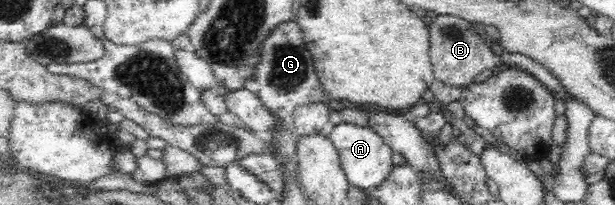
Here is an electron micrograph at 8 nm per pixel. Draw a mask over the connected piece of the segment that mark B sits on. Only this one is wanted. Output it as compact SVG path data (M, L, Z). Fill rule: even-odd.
M433 16L433 20L429 23L429 34L431 44L429 57L432 62L433 76L446 85L465 88L475 82L478 73L502 66L502 58L487 45L472 23L461 17Z

